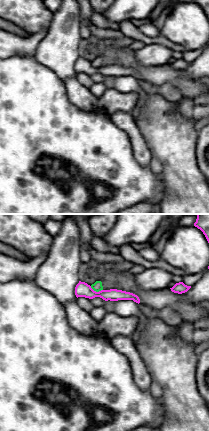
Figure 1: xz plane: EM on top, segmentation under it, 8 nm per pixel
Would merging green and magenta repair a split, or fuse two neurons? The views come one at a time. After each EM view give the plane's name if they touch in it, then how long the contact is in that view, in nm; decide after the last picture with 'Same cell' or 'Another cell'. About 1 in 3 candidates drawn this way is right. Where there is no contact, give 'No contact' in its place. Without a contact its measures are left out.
Touches green in xz. Shared border 110 nm

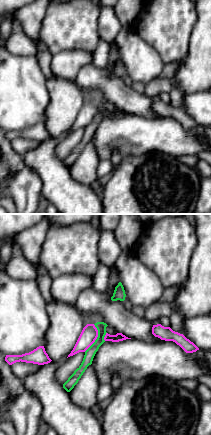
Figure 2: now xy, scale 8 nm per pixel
Touches green in xy. Shared border 240 nm

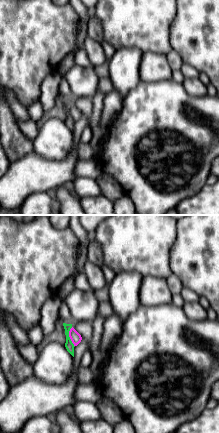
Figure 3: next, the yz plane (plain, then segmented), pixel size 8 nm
Touches green in yz. Shared border 160 nm

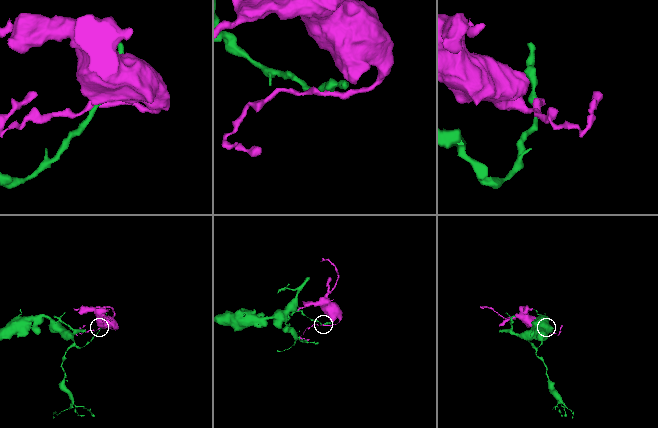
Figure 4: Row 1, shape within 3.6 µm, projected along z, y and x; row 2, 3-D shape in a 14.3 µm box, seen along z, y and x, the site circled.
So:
Another cell

